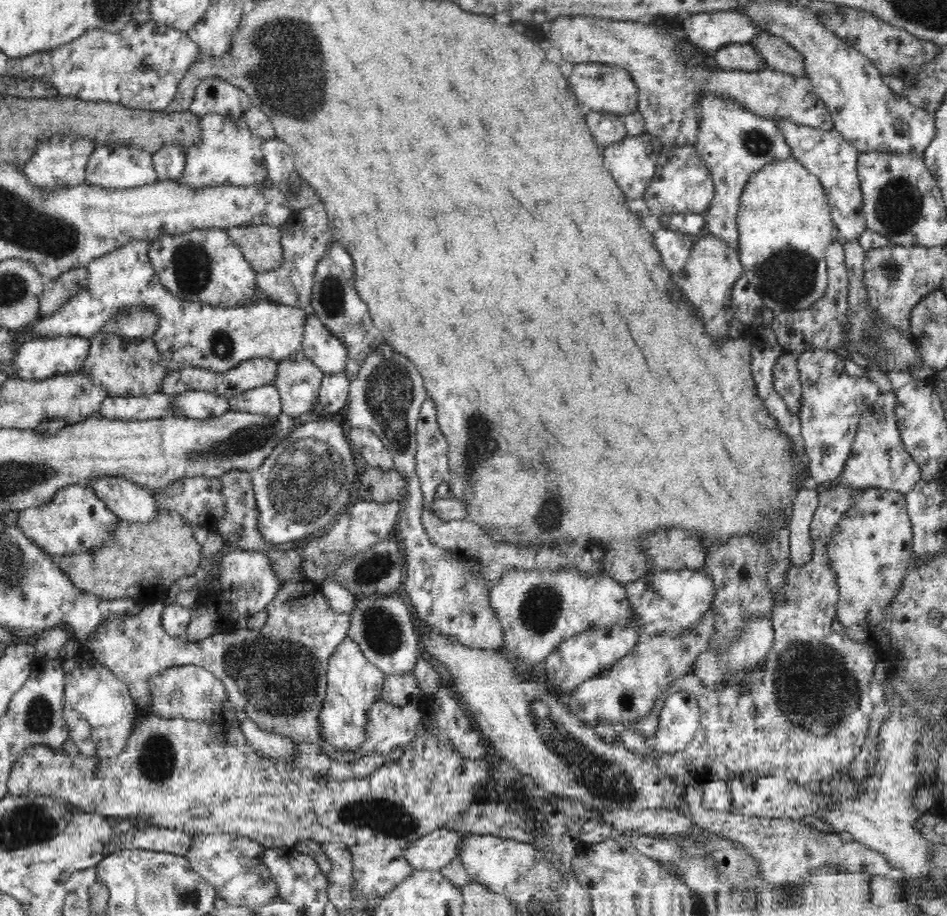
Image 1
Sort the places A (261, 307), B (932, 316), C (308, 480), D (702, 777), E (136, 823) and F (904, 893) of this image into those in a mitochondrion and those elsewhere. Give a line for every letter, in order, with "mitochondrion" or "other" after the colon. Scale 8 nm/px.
A: other
B: mitochondrion
C: mitochondrion
D: other
E: other
F: other

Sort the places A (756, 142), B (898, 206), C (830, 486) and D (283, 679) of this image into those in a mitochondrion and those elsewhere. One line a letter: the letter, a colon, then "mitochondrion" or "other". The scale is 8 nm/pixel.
A: mitochondrion
B: mitochondrion
C: other
D: mitochondrion

